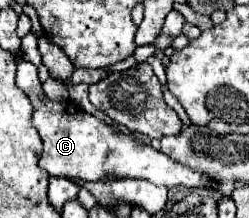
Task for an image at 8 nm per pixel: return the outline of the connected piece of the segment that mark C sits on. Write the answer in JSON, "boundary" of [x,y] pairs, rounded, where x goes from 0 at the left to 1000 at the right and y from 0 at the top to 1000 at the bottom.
{"boundary":[[[72,271],[64,280],[64,390],[88,408],[137,482],[129,573],[153,592],[161,638],[177,656],[169,702],[153,702],[153,757],[193,784],[201,803],[281,812],[281,821],[337,821],[337,830],[394,830],[410,812],[530,812],[530,821],[586,821],[618,849],[659,849],[675,867],[707,849],[739,858],[843,858],[843,812],[747,775],[715,757],[659,702],[610,683],[602,665],[546,656],[522,619],[466,610],[442,573],[386,546],[378,528],[313,500],[289,463],[209,463],[169,427],[169,390],[153,362],[153,317],[120,280]]]}

